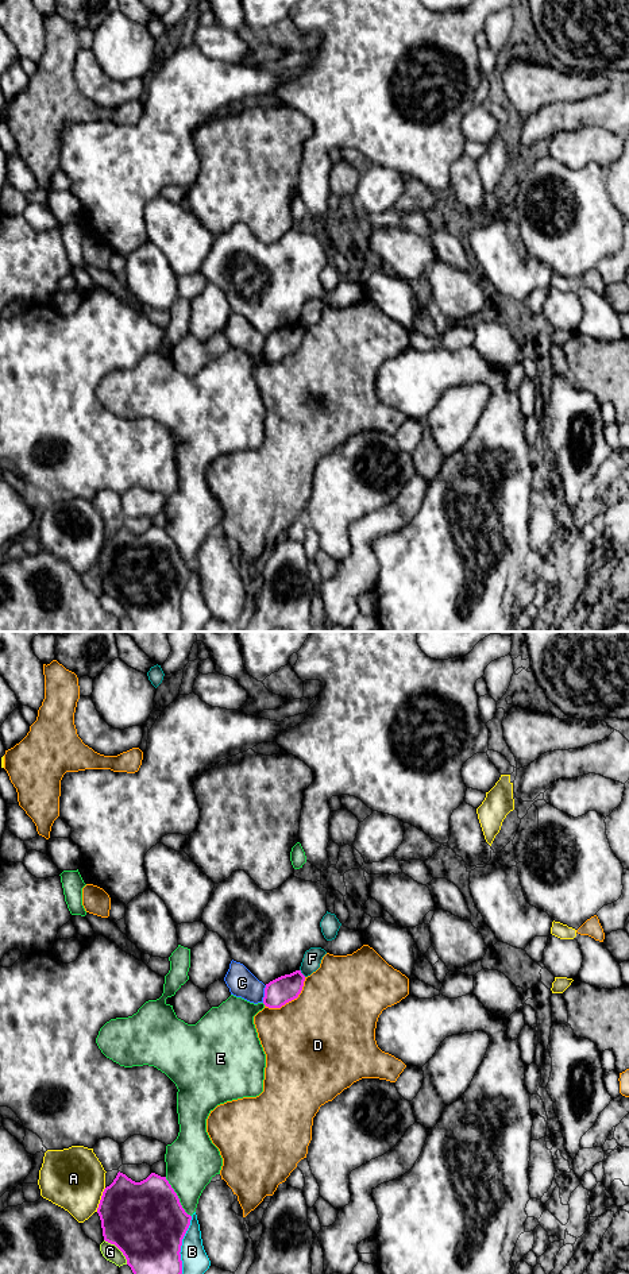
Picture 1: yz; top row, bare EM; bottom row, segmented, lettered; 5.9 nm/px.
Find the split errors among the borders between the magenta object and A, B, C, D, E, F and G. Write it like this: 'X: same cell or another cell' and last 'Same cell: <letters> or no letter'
A: another cell
B: another cell
C: another cell
D: another cell
E: another cell
F: another cell
G: another cell
Same cell: no letter

